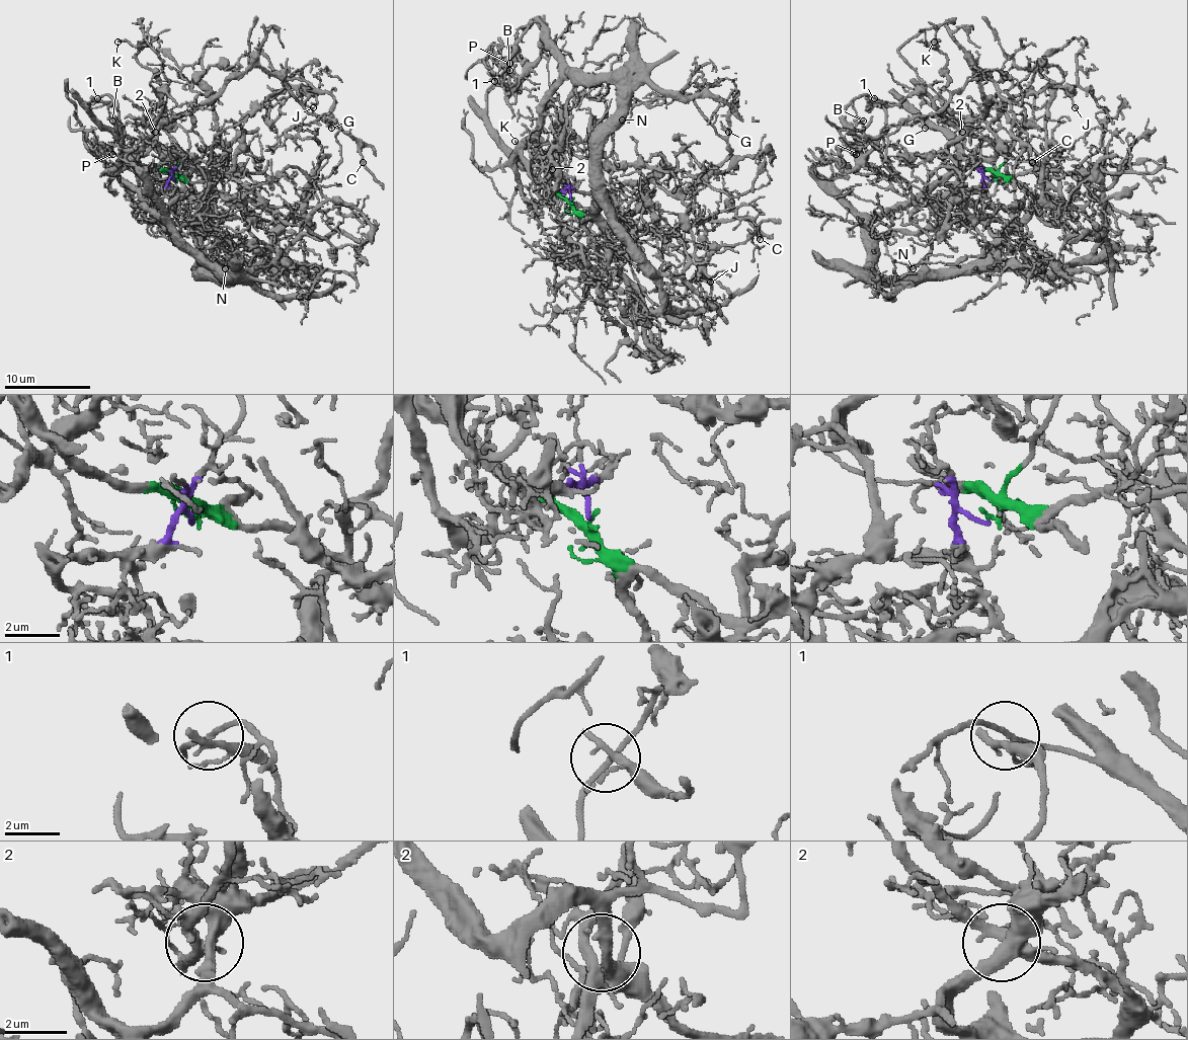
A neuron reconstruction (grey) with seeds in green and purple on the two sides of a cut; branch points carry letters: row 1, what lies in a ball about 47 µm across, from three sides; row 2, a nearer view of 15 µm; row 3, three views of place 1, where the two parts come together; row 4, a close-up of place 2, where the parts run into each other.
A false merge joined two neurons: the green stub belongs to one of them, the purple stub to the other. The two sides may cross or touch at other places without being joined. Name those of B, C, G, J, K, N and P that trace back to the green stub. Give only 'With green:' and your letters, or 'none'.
With green: B, C, G, J, K

